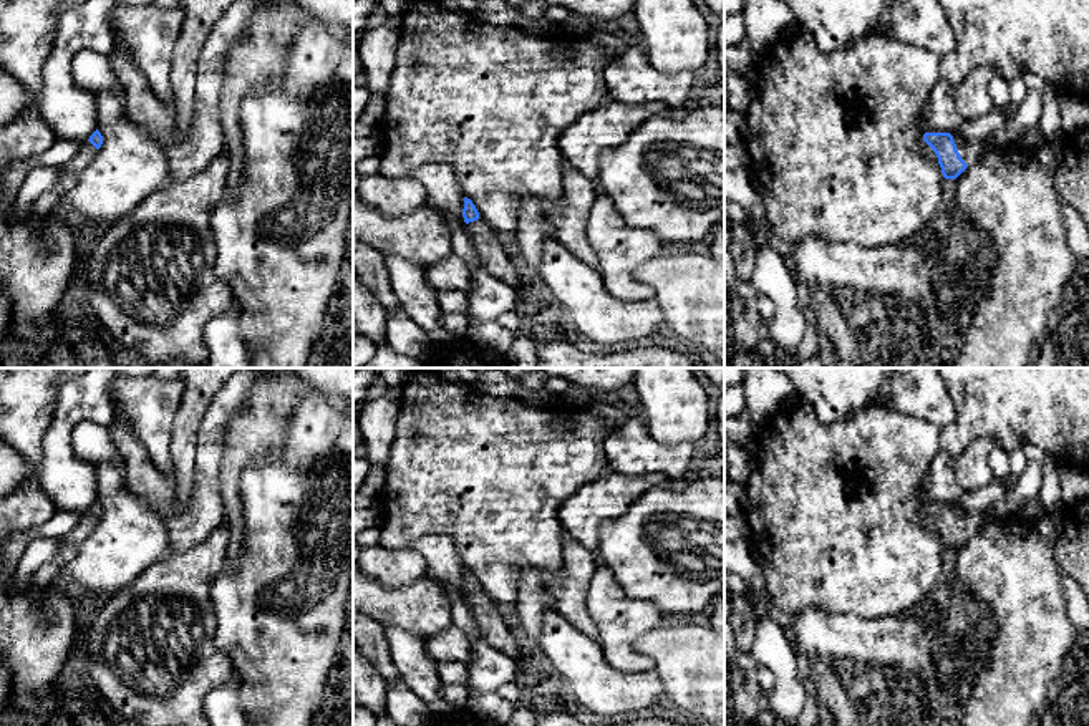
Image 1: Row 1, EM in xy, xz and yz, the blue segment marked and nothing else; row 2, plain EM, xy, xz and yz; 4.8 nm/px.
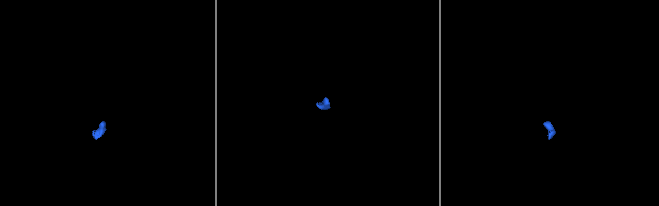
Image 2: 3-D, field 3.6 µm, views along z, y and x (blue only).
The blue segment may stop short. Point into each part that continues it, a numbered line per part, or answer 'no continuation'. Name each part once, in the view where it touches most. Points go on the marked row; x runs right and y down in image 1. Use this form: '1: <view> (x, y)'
1: yz (924, 150)
2: yz (970, 151)

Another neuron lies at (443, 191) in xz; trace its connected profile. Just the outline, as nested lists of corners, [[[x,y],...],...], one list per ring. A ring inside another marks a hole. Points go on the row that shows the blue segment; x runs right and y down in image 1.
[[[448,164],[423,166],[408,177],[419,181],[426,187],[424,204],[454,215],[466,227],[462,217],[466,196],[456,174]]]

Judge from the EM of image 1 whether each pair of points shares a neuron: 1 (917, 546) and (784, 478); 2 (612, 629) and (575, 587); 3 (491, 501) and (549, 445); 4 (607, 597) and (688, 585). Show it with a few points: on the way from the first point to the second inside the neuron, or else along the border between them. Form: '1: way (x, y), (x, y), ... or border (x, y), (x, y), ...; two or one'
1: way (884, 546), (857, 546), (817, 506); one
2: border (594, 572), (589, 582), (589, 615), (597, 638); two
3: way (506, 486), (534, 459); one
4: border (602, 566), (632, 597), (647, 599), (663, 612); two

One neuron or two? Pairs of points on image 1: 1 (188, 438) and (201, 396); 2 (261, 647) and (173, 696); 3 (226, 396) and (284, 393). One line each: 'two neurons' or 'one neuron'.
1: one neuron
2: two neurons
3: two neurons

